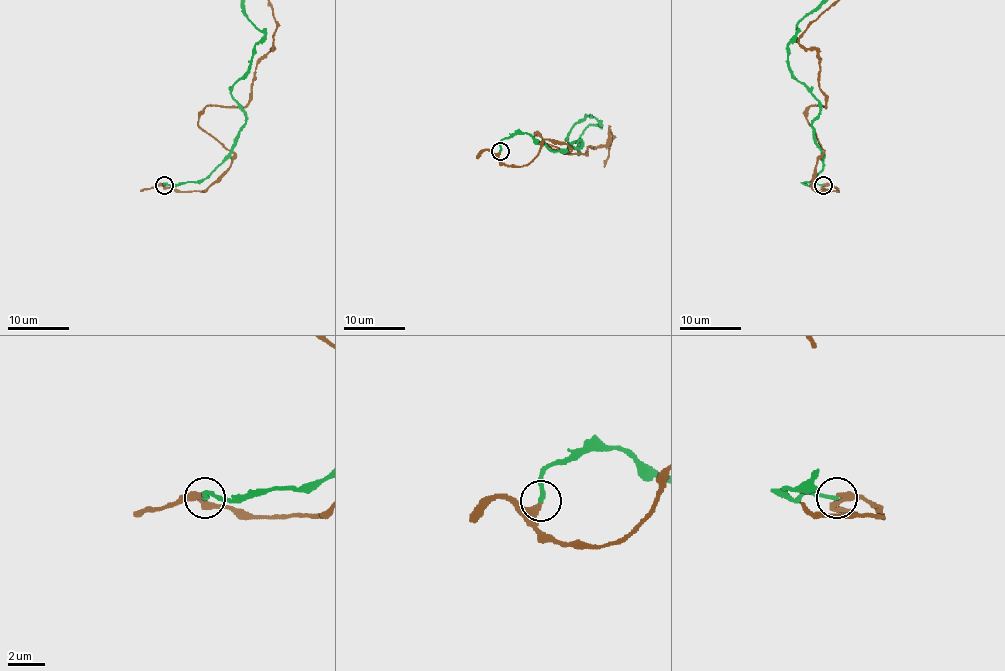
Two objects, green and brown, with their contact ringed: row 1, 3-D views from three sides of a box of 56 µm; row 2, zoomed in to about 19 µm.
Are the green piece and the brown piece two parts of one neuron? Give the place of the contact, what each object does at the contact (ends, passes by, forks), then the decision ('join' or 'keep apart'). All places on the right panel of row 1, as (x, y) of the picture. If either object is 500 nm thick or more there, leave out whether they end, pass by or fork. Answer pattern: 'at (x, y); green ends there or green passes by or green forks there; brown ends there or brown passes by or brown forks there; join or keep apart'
at (823, 185); green ends there; brown ends there; keep apart

